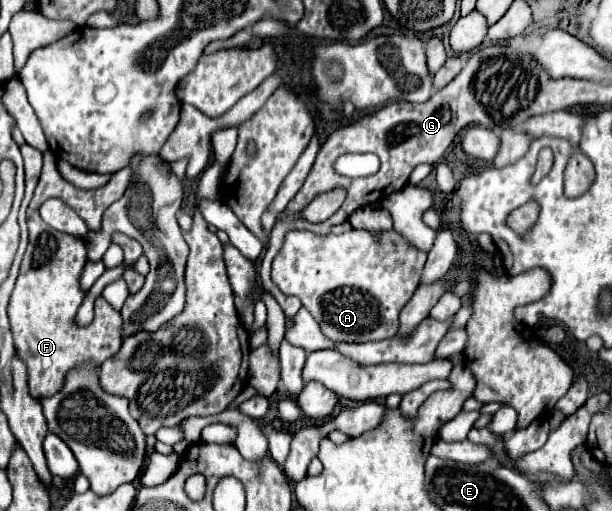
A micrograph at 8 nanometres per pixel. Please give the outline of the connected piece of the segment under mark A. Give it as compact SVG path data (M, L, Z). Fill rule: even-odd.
M289 230L283 248L273 258L271 280L287 296L297 296L301 304L321 326L323 334L333 342L377 342L393 338L399 326L399 312L409 302L419 286L419 278L425 266L427 254L397 234L395 230L379 236L367 234L367 230L351 230L345 234L319 236L309 230Z

